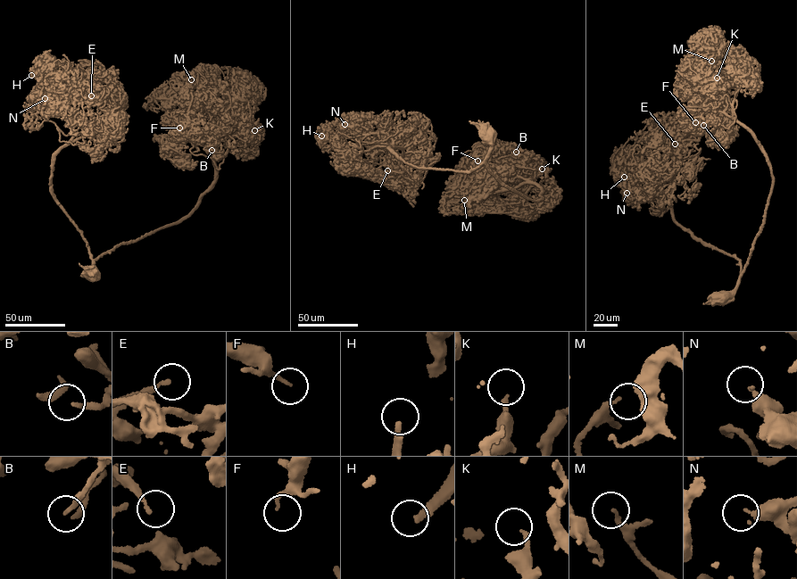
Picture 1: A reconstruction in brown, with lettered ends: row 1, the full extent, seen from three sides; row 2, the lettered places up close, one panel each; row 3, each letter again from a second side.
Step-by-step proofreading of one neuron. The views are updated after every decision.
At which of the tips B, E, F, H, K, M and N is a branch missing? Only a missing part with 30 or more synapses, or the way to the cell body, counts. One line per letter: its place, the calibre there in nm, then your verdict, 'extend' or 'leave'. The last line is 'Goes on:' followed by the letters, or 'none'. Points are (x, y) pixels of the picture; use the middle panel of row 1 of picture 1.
B: at (516, 152); 200 nm thick; leave
E: at (387, 170); 190 nm thick; leave
F: at (477, 161); 150 nm thick; leave
H: at (321, 136); 240 nm thick; leave
K: at (542, 169); 180 nm thick; leave
M: at (464, 200); 180 nm thick; leave
N: at (344, 124); 340 nm thick; leave
Goes on: none

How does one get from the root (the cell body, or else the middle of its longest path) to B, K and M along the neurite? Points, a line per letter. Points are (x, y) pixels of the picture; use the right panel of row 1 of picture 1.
B: (724, 299), (765, 222), (774, 182), (743, 124), (714, 111), (708, 116), (714, 119), (703, 125)
K: (724, 299), (735, 287), (765, 222), (774, 182), (758, 143), (734, 119), (728, 96), (715, 95), (717, 78)
M: (724, 299), (735, 287), (765, 222), (774, 182), (751, 132), (733, 110), (729, 112), (711, 61)

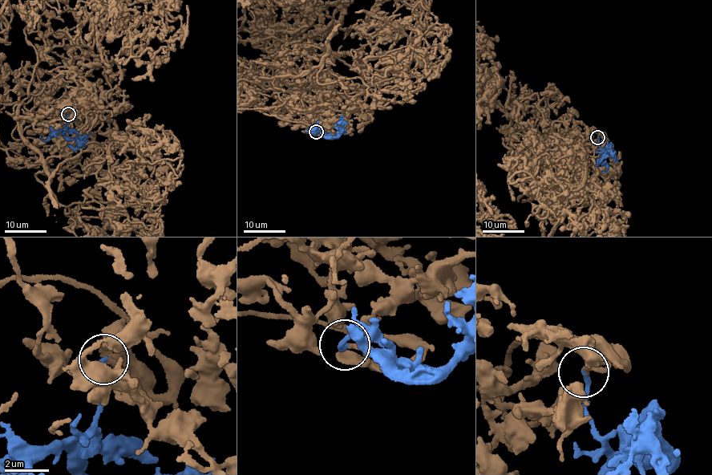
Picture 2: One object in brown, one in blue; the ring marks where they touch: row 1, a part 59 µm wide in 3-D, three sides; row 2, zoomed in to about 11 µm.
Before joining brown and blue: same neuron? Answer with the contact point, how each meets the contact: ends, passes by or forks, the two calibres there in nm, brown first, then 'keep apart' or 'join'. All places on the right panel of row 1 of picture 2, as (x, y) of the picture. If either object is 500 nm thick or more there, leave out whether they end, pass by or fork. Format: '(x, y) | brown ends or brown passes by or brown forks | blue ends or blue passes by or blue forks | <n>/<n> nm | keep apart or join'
(597, 137) | brown passes by | blue ends | 140/200 nm | join

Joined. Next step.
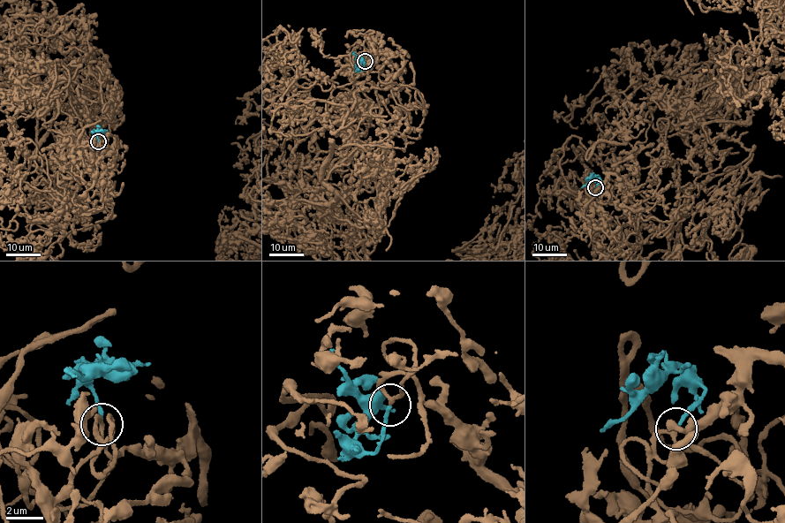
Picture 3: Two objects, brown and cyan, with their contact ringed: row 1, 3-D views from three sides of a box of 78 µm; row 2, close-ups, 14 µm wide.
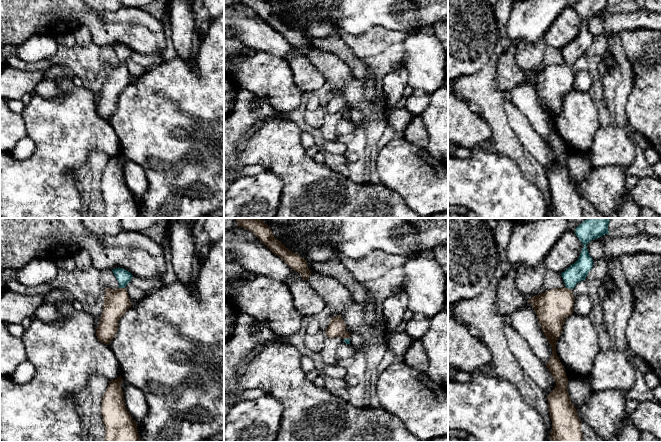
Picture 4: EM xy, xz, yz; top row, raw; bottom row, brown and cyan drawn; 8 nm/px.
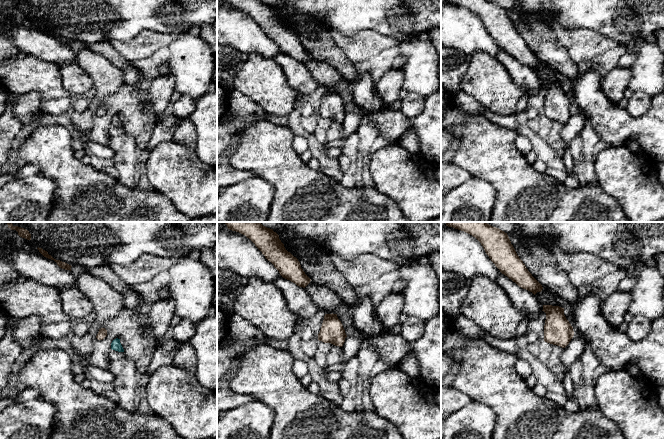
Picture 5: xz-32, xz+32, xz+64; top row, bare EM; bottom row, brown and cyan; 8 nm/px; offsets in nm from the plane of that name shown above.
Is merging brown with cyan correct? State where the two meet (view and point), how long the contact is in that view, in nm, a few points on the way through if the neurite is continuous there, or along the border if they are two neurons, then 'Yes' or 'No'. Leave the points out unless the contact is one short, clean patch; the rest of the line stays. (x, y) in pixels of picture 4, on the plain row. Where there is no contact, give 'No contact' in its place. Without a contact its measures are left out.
Touches brown at yz (568, 64). Shared border 60 nm. Path across: yz (552, 84), (564, 72), (568, 64), (570, 55), (577, 48). Yes

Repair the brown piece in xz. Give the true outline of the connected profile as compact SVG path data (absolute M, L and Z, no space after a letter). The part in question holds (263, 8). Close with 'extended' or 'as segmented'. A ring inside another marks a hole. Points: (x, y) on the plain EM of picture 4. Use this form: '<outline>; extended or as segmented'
M238 0L238 2L252 8L275 31L279 32L292 46L300 49L303 56L308 56L311 46L308 45L307 37L294 28L291 28L282 20L281 17L276 15L271 4L267 0Z; as segmented

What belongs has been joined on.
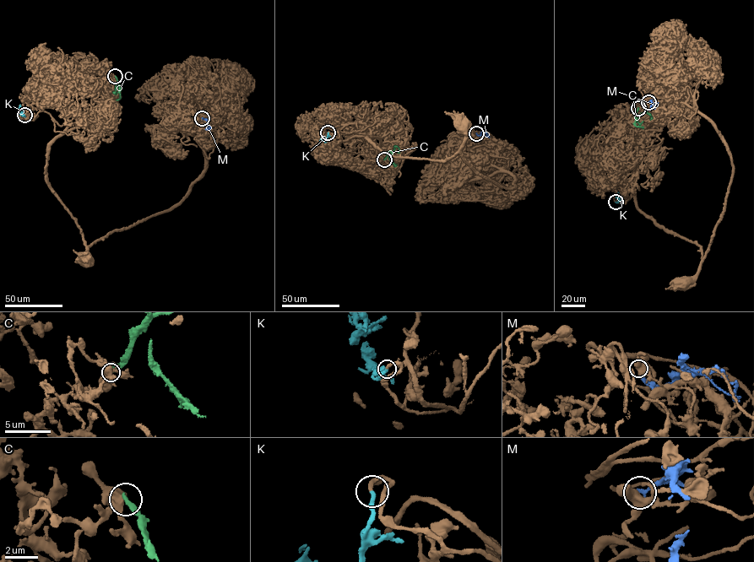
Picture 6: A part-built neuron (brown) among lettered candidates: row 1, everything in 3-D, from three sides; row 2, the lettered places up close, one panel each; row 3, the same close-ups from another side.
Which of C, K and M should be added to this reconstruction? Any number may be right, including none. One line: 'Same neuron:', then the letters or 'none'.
Same neuron: K

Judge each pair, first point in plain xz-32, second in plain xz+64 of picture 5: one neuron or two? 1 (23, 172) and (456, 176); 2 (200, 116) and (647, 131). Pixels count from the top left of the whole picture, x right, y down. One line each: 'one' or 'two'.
1: one
2: one

